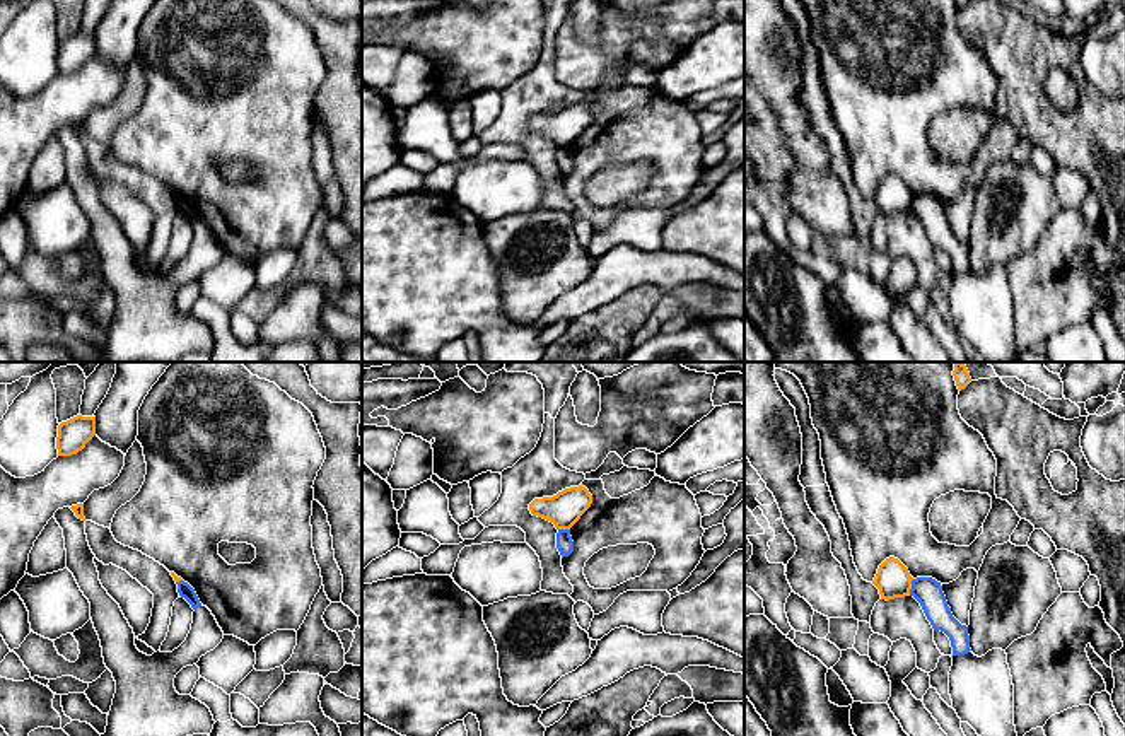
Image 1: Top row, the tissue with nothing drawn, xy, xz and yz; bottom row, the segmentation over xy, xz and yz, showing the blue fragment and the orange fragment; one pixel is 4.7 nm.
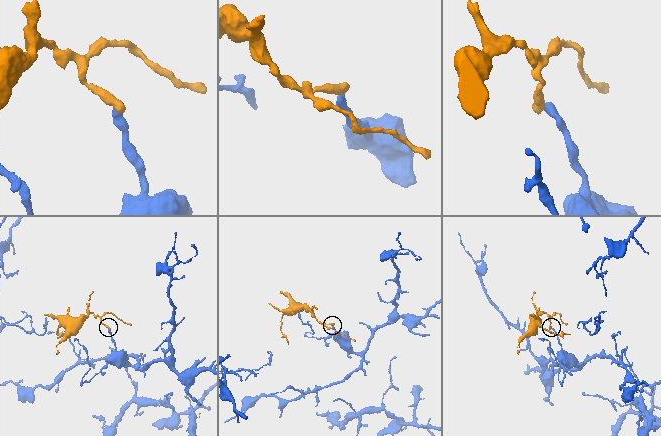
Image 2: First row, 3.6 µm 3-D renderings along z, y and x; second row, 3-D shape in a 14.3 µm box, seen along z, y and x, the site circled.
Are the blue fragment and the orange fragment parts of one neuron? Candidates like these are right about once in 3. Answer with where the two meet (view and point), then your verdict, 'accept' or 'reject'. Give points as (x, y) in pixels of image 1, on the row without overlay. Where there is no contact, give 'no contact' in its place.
contact yz (912, 205); reject

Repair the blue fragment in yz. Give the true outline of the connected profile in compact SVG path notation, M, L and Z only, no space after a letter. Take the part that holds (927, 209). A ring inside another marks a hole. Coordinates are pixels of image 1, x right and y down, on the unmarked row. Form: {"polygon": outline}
{"polygon": "M917 195L912 198L910 213L920 220L932 246L949 254L953 273L965 273L971 268L968 244L953 234L941 200L932 195Z"}

